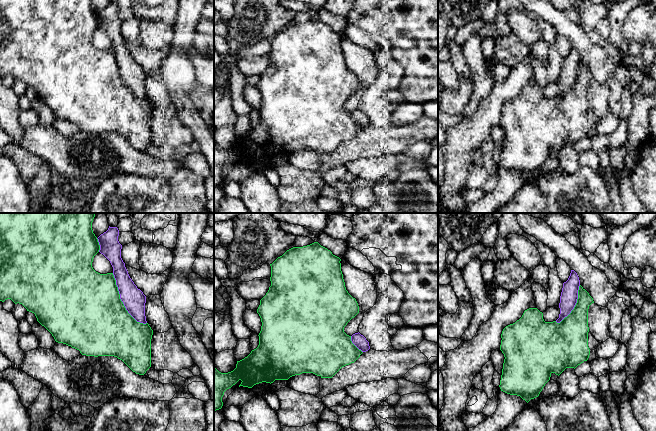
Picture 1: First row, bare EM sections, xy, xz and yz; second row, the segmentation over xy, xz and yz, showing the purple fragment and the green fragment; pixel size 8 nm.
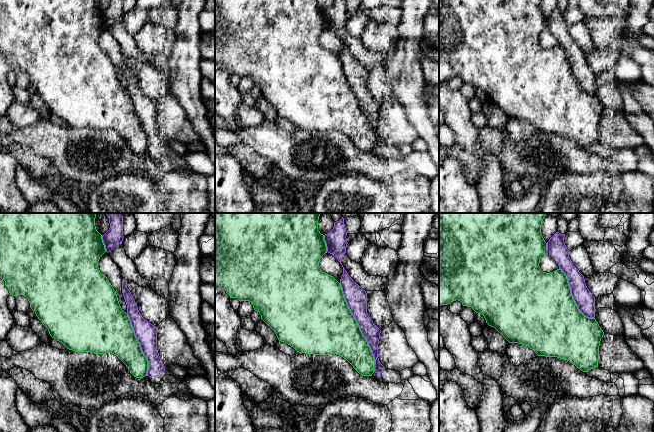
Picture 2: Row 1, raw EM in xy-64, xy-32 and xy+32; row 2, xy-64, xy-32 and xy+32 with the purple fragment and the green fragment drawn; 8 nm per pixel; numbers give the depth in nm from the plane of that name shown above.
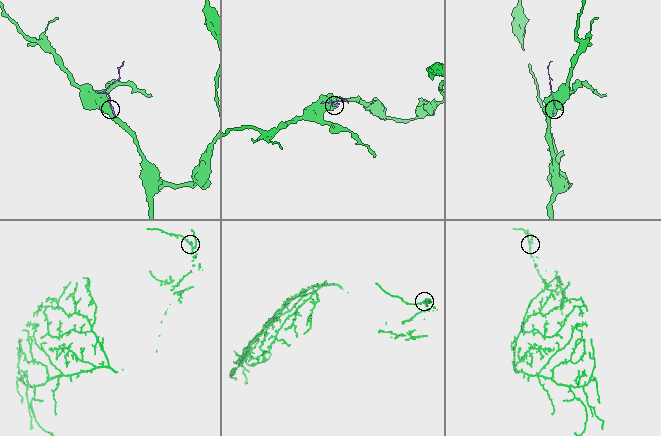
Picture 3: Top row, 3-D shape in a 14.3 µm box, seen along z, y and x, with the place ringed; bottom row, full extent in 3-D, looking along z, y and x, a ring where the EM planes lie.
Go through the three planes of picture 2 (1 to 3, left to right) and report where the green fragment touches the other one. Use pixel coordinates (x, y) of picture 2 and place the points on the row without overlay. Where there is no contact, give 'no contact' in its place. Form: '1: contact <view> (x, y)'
1: contact xy-64 (139, 119)
2: contact xy-32 (359, 102)
3: contact xy+32 (573, 73)

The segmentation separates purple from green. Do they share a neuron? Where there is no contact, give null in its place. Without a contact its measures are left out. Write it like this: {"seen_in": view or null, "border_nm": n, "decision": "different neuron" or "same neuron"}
{"seen_in": "xy", "border_nm": 500, "decision": "same neuron"}

